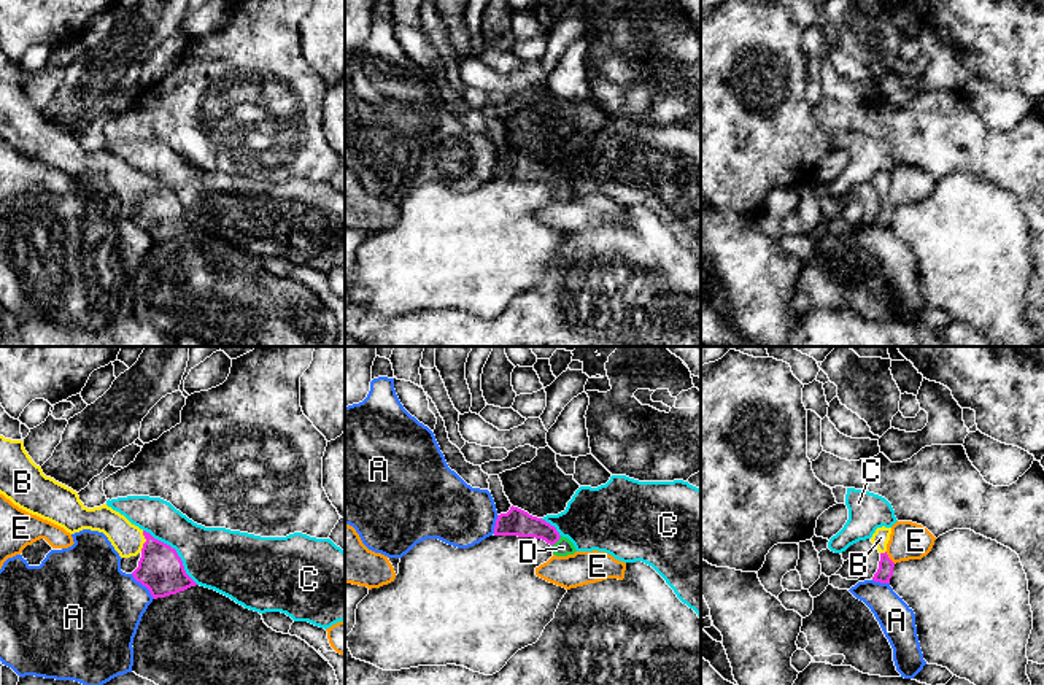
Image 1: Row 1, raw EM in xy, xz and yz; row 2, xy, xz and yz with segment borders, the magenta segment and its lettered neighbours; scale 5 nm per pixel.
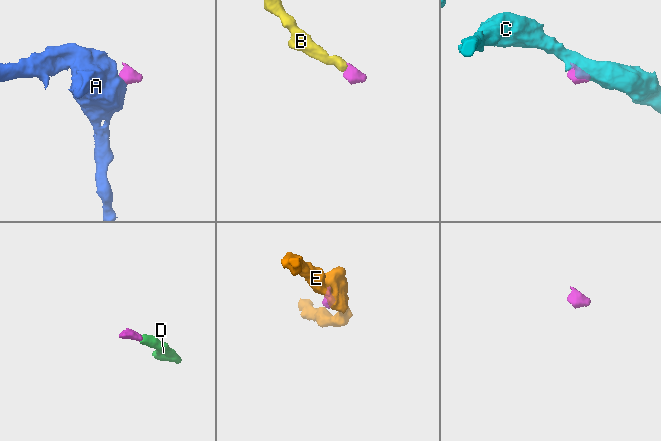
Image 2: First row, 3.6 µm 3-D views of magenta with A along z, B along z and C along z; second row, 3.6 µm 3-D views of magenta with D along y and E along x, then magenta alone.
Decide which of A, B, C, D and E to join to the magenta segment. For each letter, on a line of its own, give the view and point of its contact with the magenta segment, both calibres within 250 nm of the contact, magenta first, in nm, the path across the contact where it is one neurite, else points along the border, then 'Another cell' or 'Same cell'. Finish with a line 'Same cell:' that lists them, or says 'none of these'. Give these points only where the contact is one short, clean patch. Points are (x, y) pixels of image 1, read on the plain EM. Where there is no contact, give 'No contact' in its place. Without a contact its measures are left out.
A: Touches magenta at xy (143, 229). Thickness 220 nm (magenta) against 420 nm. Boundary: xy (131, 218), (154, 242). Another cell
B: Touches magenta at xy (146, 185). Thickness 220 nm (magenta) against 160 nm. Path across: xy (161, 213), (146, 185), (127, 183). Same cell
C: Touches magenta at xy (175, 196). Thickness 220 nm (magenta) against 320 nm. Boundary: xy (143, 174), (169, 188), (180, 202), (183, 213), (197, 228). Another cell
D: Touches magenta at xz (556, 185). Thickness 140 nm (magenta) against 90 nm. Path across: xz (517, 166), (544, 174), (556, 185), (563, 191). Same cell
E: Touches magenta at yz (889, 202). Thickness 80 nm (magenta) against 190 nm. Boundary: yz (885, 196), (895, 207). Another cell
Same cell: B, D

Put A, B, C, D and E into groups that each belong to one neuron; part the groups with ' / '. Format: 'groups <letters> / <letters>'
groups A / B D / C / E

